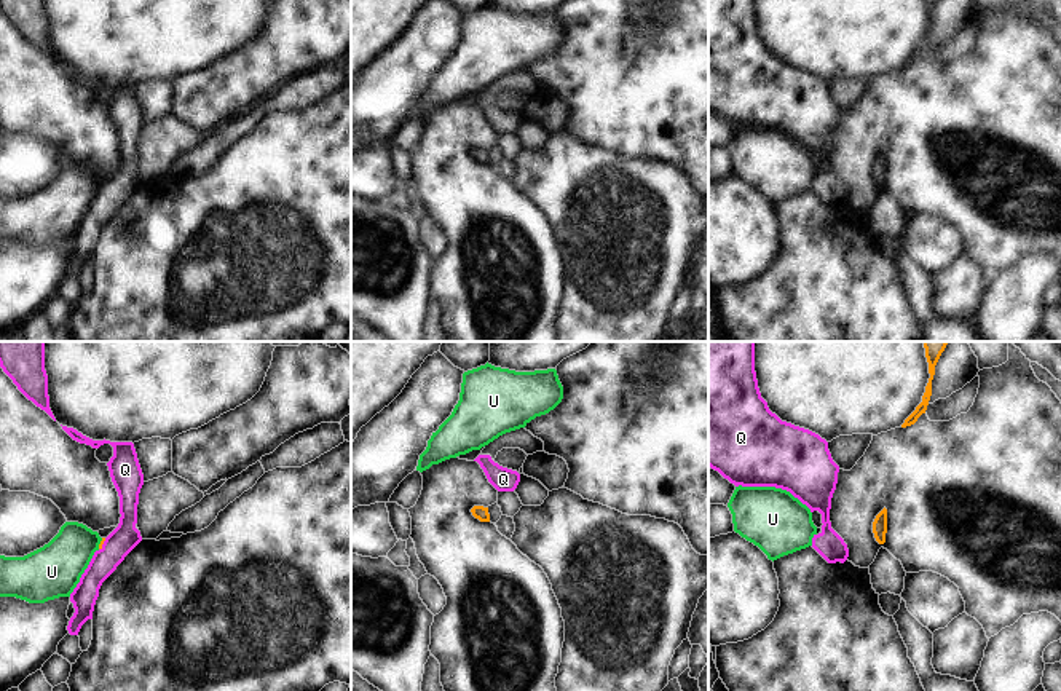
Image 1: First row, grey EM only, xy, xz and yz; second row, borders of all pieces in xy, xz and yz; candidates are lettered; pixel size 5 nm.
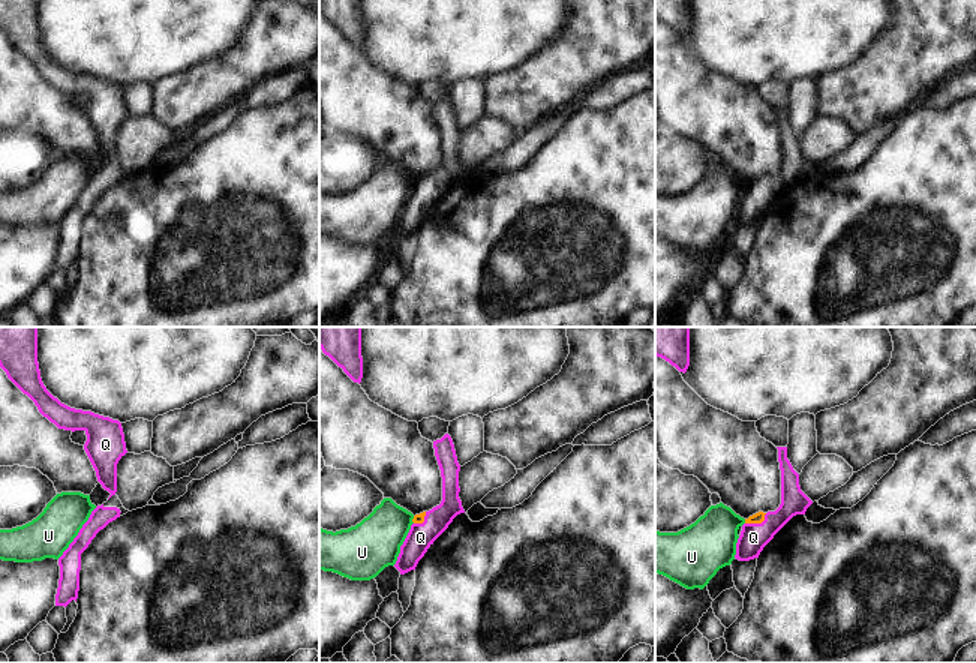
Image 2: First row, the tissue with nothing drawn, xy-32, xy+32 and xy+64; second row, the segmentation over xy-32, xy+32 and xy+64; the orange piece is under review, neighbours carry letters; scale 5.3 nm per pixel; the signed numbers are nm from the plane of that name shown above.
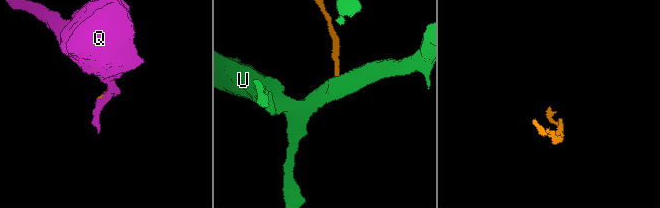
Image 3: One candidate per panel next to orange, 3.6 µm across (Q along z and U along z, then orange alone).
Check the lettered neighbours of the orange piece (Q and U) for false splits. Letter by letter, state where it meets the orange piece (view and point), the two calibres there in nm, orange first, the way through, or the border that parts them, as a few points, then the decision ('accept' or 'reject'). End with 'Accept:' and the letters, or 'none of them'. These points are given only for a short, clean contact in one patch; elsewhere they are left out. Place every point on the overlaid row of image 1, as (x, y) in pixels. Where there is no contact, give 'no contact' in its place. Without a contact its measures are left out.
Q: meets orange in xy at (102, 543); 20 nm thick on the orange side, 140 nm on the other; runs through xy (102, 538), (102, 543), (118, 543), (125, 537); accept
U: meets orange in xy at (101, 543); 20 nm thick on the orange side, 260 nm on the other; border along xy (102, 538), (98, 548); reject
Accept: Q

